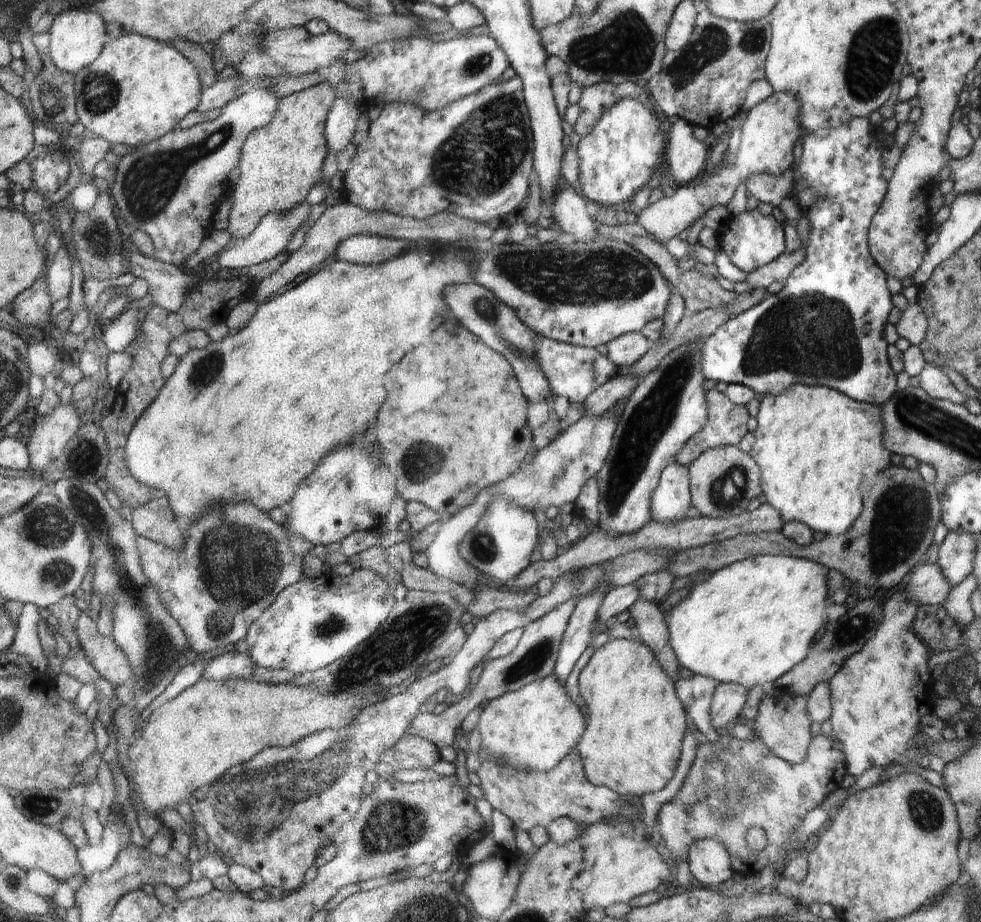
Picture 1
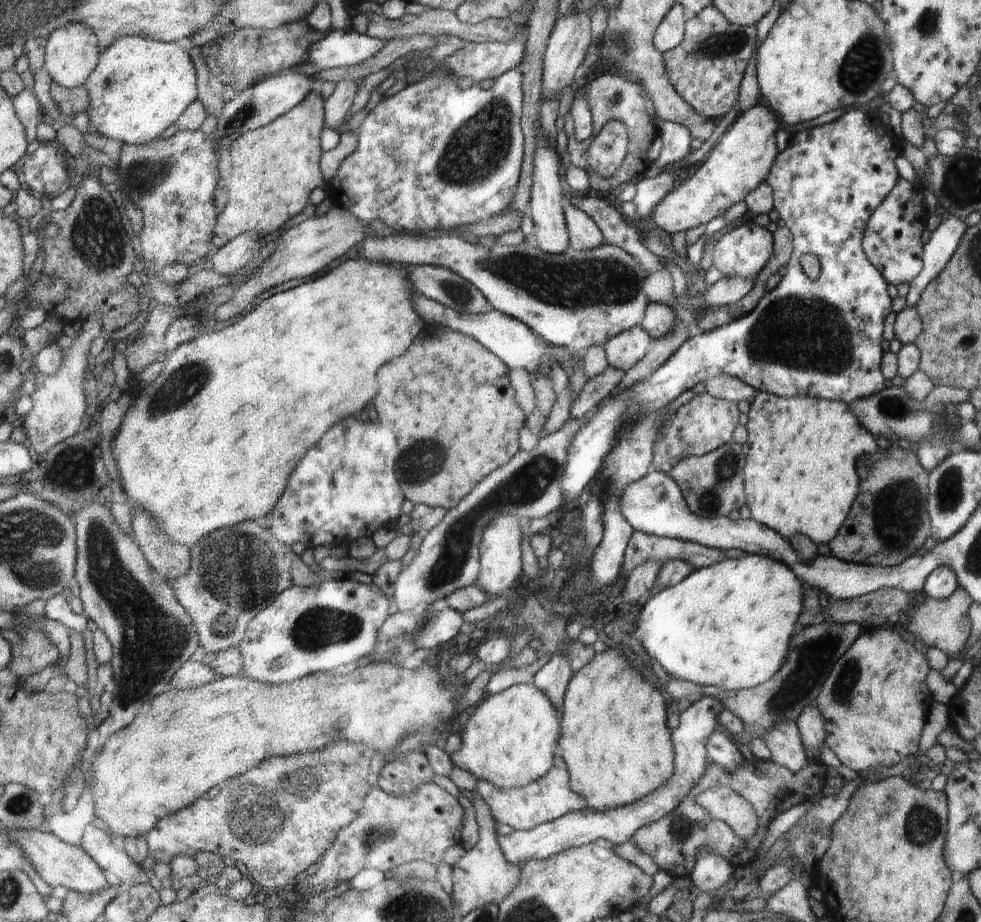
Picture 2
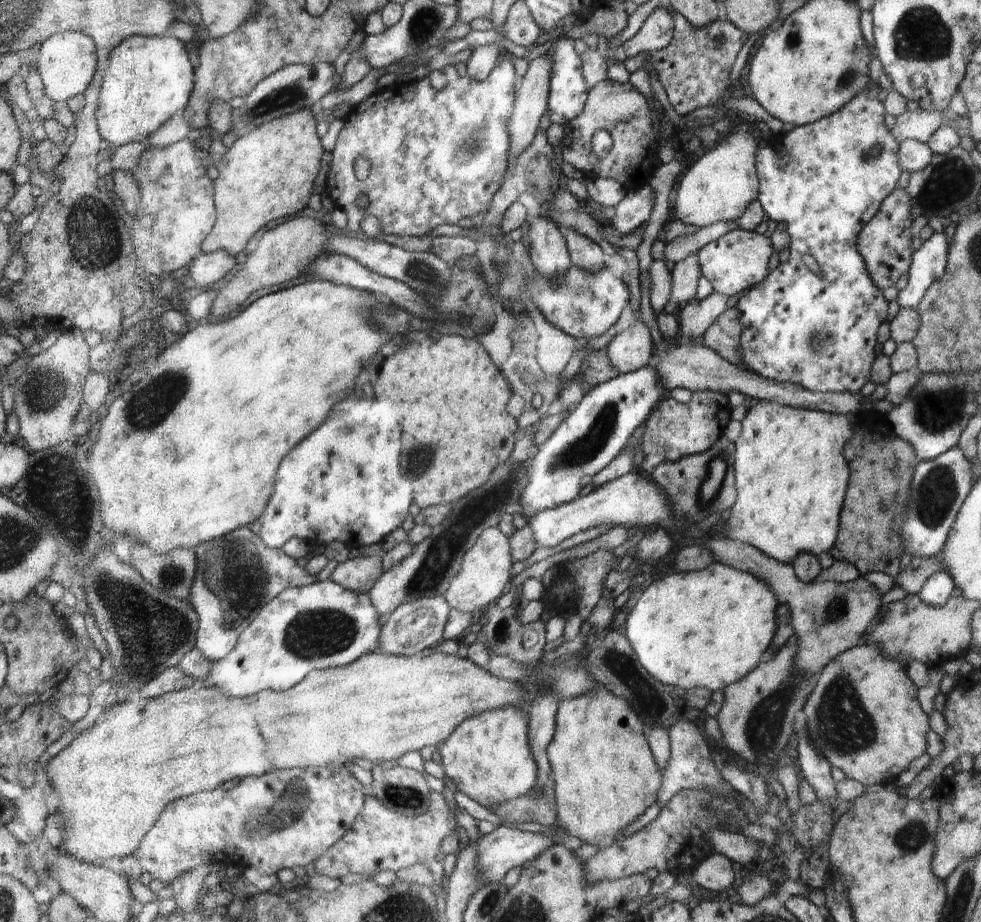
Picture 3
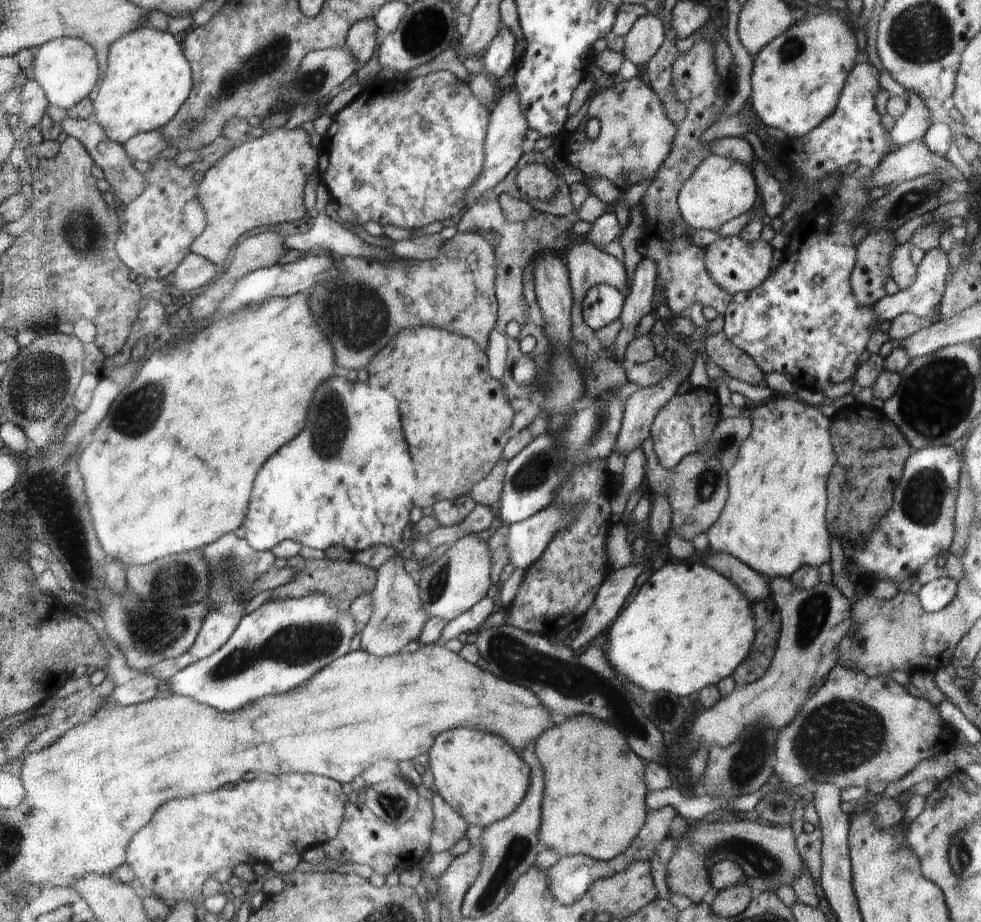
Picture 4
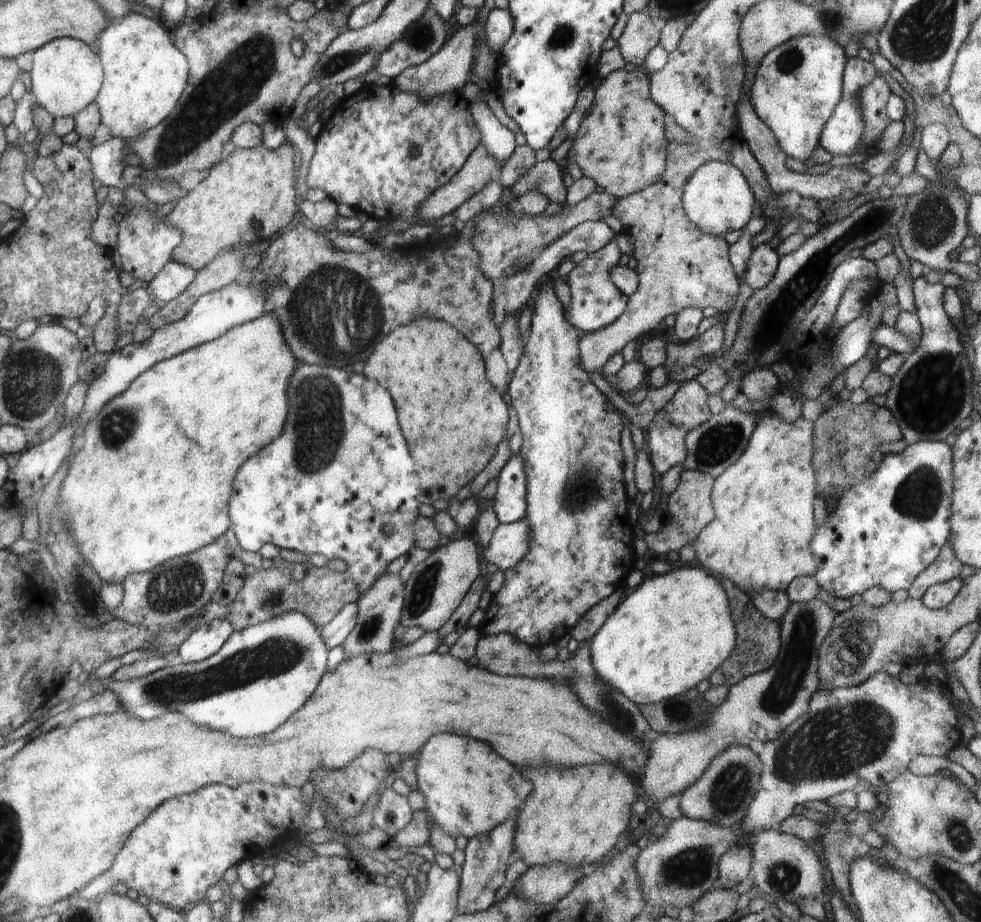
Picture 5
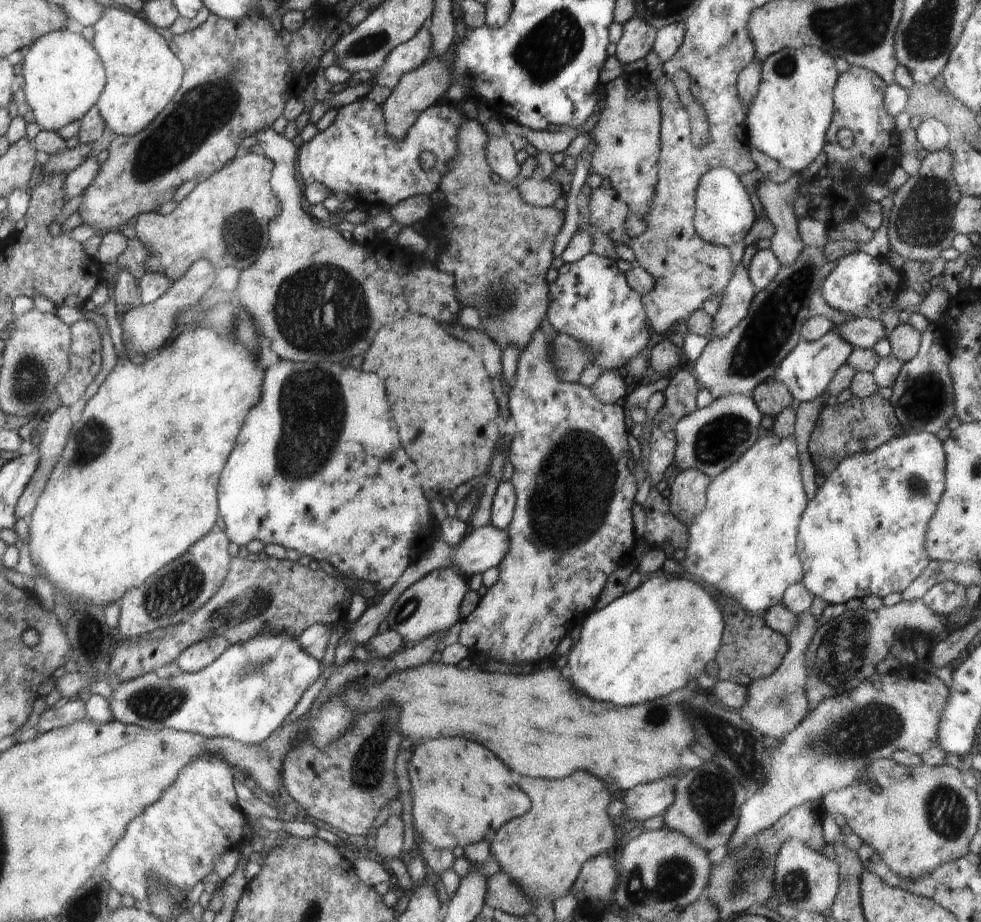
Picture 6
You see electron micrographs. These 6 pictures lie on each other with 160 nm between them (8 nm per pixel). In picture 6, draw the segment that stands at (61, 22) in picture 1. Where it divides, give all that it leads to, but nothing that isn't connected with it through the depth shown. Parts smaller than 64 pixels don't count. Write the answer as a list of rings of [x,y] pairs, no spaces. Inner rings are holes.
[[[54,31],[44,35],[36,43],[24,50],[23,72],[24,94],[31,108],[31,115],[42,131],[58,132],[71,122],[81,120],[99,100],[106,86],[106,65],[97,50],[86,42],[83,34],[70,31]]]

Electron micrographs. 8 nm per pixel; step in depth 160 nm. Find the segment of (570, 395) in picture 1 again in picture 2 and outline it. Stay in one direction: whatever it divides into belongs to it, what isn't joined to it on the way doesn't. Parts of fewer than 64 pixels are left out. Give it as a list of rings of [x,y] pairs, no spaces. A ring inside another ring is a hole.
[[[416,292],[414,294],[415,302],[420,304],[420,312],[424,312],[424,320],[428,320],[428,324],[442,324],[458,332],[468,332],[468,336],[476,336],[476,340],[480,340],[484,348],[492,348],[492,352],[496,352],[496,356],[500,356],[500,360],[504,360],[504,364],[508,364],[510,368],[550,377],[551,373],[559,369],[568,369],[571,374],[574,369],[582,368],[584,364],[581,353],[574,354],[566,347],[543,343],[523,321],[516,320],[500,311],[493,309],[481,315],[469,315],[452,310],[420,294],[416,296]]]

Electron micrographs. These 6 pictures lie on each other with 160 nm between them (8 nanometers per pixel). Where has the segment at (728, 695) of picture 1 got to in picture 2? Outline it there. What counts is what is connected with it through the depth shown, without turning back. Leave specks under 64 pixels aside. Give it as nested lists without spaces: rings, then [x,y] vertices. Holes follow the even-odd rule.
[[[700,697],[688,709],[680,713],[680,723],[671,732],[675,748],[674,774],[652,794],[643,796],[642,799],[634,803],[619,807],[604,810],[570,811],[552,822],[541,824],[529,831],[515,830],[507,836],[496,832],[496,840],[508,862],[519,865],[520,862],[525,863],[532,859],[542,860],[563,850],[594,842],[598,838],[612,841],[616,845],[622,844],[630,841],[633,834],[642,826],[666,816],[680,804],[690,788],[698,782],[707,769],[706,743],[710,736],[716,733],[718,717],[724,709],[725,704],[720,699]]]

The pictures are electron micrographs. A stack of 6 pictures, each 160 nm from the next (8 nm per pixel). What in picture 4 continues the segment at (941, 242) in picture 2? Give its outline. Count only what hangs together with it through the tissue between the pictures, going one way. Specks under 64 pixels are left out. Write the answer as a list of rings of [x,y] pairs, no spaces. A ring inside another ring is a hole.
[[[934,248],[934,250],[928,250],[922,258],[922,262],[917,267],[916,280],[906,292],[898,292],[893,296],[884,296],[881,300],[878,300],[872,308],[874,312],[880,316],[880,320],[894,321],[897,318],[898,313],[910,313],[918,316],[922,320],[928,320],[928,324],[934,323],[936,320],[936,312],[940,312],[940,302],[944,298],[944,292],[947,290],[946,275],[948,274],[948,268],[950,268],[949,260],[940,250],[940,248]]]

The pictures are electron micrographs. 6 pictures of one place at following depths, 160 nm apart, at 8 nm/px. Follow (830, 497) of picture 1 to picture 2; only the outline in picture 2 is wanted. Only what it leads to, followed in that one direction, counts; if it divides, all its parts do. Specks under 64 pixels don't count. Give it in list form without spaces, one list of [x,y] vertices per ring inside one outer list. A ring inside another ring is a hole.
[[[764,391],[756,395],[747,415],[748,440],[742,447],[744,450],[752,448],[744,468],[748,474],[748,496],[752,496],[752,500],[748,500],[752,518],[785,539],[800,533],[817,545],[830,543],[842,530],[861,491],[858,460],[879,452],[876,436],[857,419],[847,403],[824,400],[824,397],[798,395],[784,398]]]

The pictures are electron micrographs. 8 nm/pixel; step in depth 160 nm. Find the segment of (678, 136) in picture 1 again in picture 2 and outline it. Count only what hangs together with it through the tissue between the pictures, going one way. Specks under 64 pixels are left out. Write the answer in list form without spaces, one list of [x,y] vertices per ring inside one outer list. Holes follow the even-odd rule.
[[[686,169],[660,173],[653,179],[644,179],[637,183],[633,198],[637,208],[637,218],[651,216],[654,207],[685,177]]]

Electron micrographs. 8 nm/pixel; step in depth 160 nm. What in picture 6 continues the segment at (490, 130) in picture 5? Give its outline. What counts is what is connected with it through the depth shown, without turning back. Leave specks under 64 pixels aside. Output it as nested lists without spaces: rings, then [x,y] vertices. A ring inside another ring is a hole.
[[[488,134],[487,161],[491,165],[492,172],[495,172],[505,180],[512,182],[520,172],[520,166],[516,161],[517,151],[512,146],[511,135],[496,137]]]

